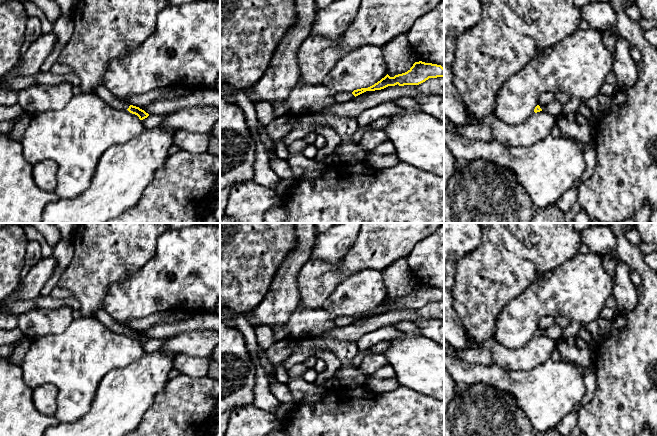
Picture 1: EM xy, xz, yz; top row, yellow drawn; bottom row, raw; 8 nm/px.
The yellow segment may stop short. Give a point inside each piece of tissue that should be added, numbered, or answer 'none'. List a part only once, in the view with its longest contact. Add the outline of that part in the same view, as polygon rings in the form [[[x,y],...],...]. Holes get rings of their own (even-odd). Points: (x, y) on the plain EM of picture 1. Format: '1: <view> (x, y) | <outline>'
1: xy (102, 316) | [[[103,307],[99,308],[95,314],[95,318],[108,329],[118,334],[127,334],[130,330],[128,326],[118,324]]]

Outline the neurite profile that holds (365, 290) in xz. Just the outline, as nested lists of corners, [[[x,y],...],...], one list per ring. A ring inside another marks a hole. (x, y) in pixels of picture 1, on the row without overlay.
[[[365,269],[341,282],[323,308],[336,316],[352,317],[368,312],[387,299],[382,271]]]

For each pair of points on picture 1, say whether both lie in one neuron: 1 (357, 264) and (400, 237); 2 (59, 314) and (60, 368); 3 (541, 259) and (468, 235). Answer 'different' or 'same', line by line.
1: same
2: different
3: different

